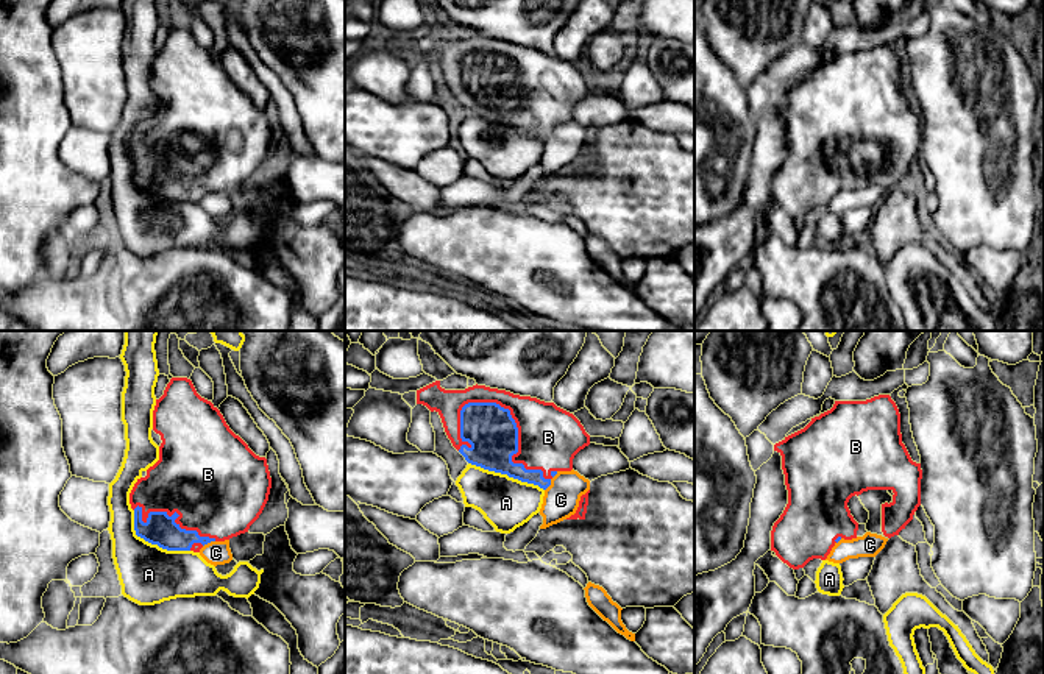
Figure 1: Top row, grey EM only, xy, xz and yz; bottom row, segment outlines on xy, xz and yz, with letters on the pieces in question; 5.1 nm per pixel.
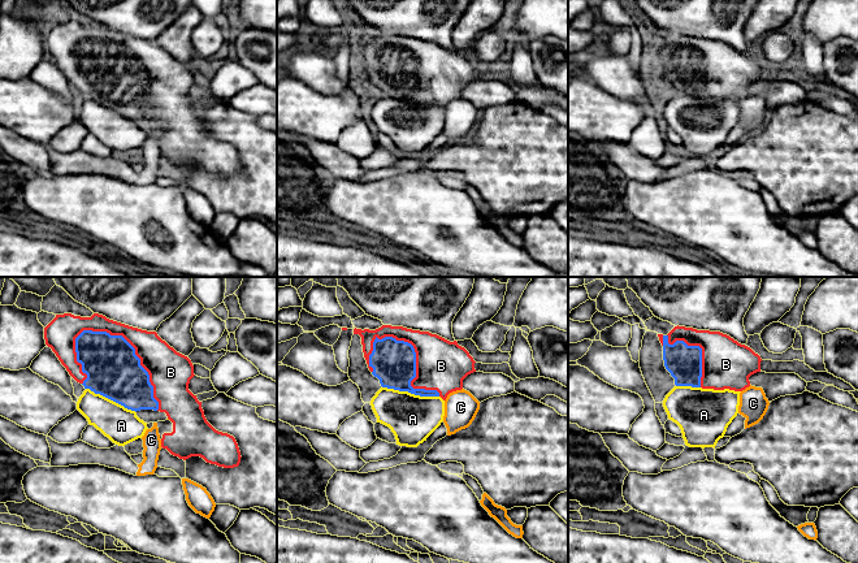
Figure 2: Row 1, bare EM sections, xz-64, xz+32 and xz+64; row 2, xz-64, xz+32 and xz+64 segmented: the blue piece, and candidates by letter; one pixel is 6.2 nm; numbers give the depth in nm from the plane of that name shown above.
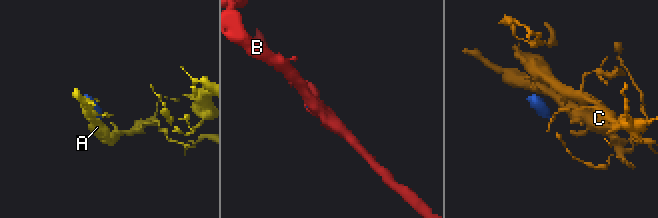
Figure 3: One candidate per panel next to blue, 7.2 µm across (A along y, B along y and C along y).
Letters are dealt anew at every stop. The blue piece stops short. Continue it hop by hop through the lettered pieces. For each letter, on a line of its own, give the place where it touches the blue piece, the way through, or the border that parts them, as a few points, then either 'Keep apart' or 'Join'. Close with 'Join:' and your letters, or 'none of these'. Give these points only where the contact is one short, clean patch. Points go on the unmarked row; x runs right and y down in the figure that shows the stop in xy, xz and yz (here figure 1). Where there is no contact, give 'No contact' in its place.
A: Touches blue at xy (152, 194). Keep apart
B: Touches blue at xz (517, 85). Join
C: Touches blue at xz (550, 131). Boundary: xz (557, 122), (545, 141). Keep apart
Join: B

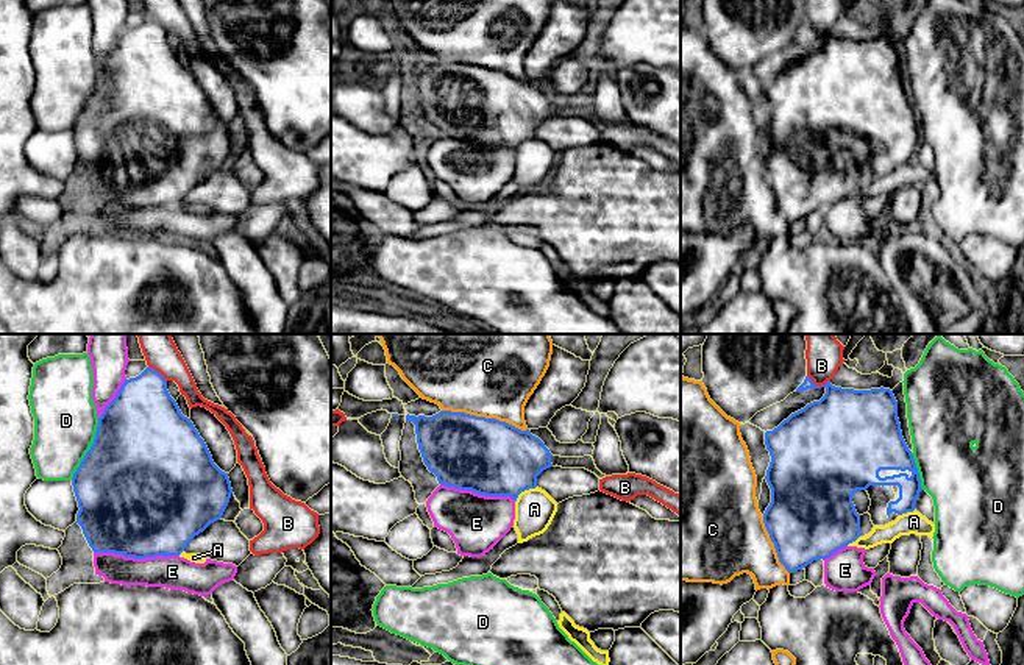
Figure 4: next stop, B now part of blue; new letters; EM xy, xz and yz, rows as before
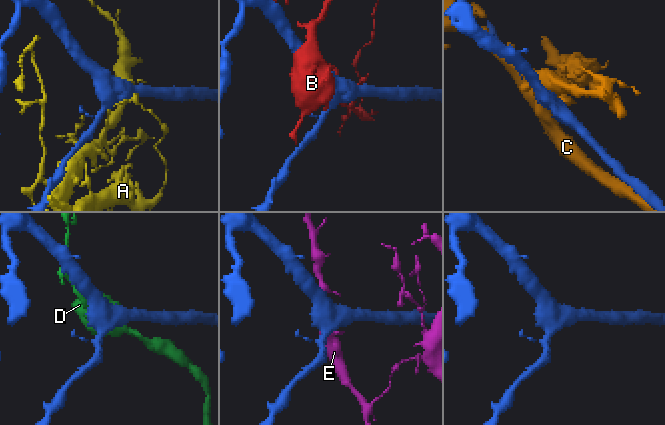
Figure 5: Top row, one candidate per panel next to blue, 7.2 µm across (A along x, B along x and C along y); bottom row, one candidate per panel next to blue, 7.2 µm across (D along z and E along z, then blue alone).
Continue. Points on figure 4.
A: Touches blue at xz (523, 141). Keep apart
B: Touches blue at yz (818, 36). Keep apart
C: Touches blue at xz (484, 67). Keep apart
D: Touches blue at xy (91, 99). Keep apart
E: Touches blue at xy (136, 208). Keep apart
Join: none of these

